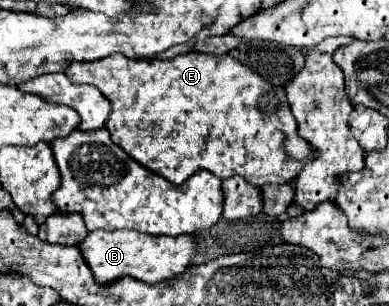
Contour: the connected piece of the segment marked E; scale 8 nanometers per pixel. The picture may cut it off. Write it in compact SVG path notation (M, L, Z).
M184 53L174 59L126 59L108 55L88 63L72 63L64 73L72 83L88 83L102 91L112 103L112 113L106 121L112 141L140 165L174 185L182 185L190 175L202 169L216 173L220 179L240 175L254 187L266 183L282 185L292 181L304 163L318 153L298 135L298 125L284 89L264 81L230 55L208 57L204 53Z

